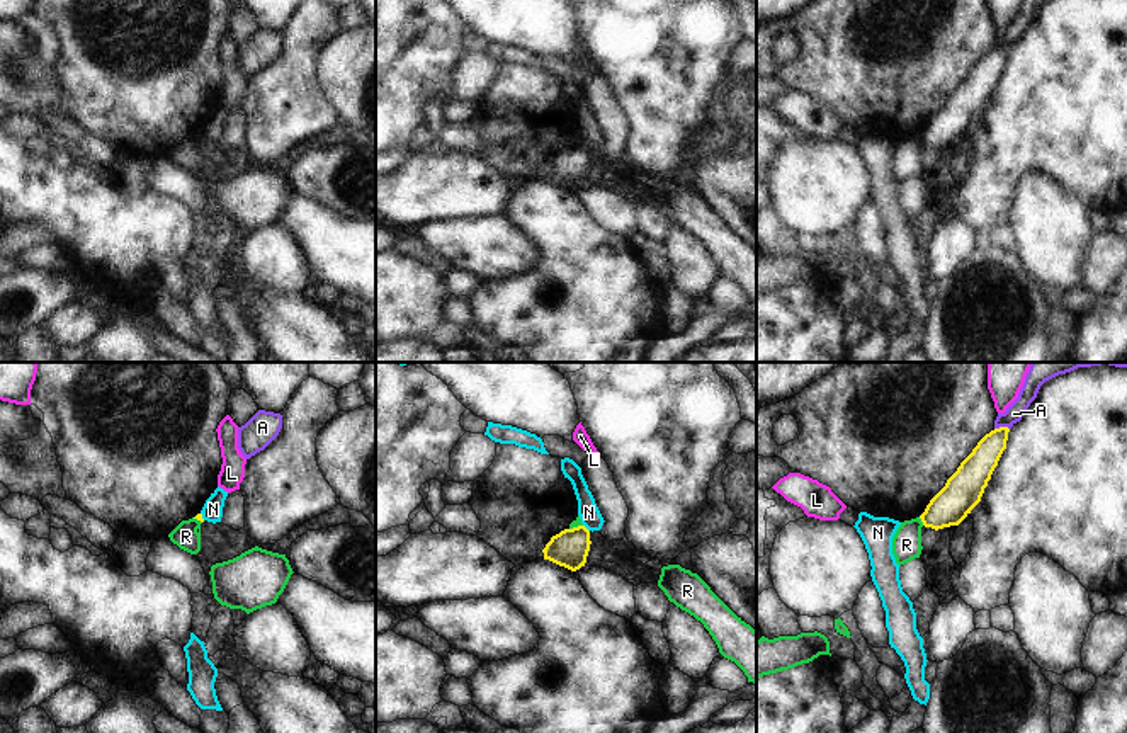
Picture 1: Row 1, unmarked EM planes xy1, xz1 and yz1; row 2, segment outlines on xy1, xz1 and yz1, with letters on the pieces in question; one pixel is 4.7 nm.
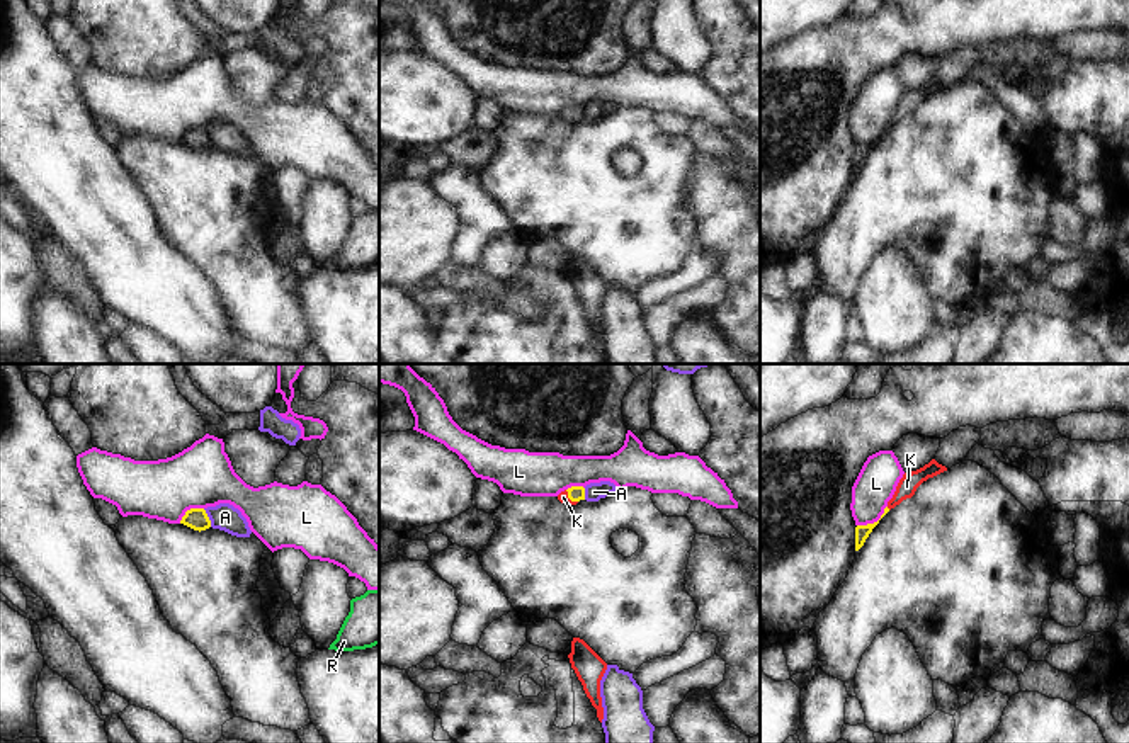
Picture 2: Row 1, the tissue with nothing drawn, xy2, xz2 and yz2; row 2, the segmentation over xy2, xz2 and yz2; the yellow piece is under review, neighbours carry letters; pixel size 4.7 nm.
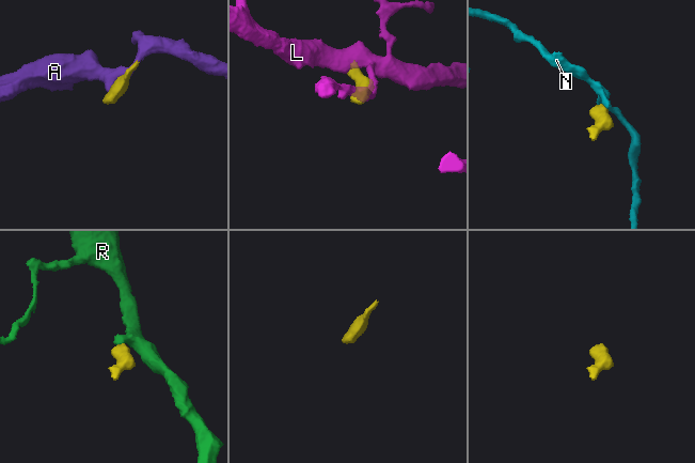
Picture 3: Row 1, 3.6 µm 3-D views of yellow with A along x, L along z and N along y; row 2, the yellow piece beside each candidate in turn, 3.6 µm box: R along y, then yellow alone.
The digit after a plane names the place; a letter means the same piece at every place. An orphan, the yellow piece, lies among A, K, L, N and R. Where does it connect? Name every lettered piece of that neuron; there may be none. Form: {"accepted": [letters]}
{"accepted": ["K"]}

